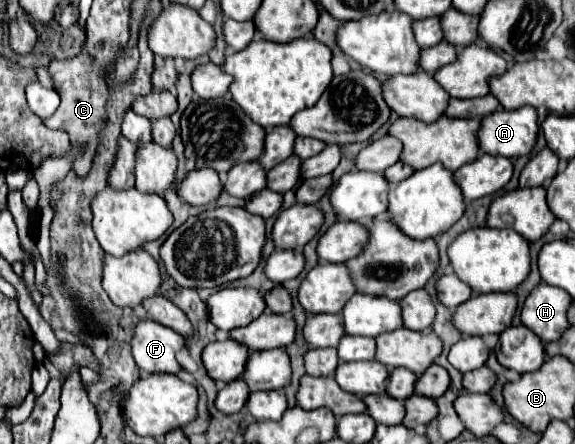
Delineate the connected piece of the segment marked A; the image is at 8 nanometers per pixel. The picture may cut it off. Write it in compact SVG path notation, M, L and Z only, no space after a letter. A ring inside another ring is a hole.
M520 107L516 111L498 109L482 119L478 129L478 143L482 153L520 157L528 155L536 145L538 113L534 107Z

